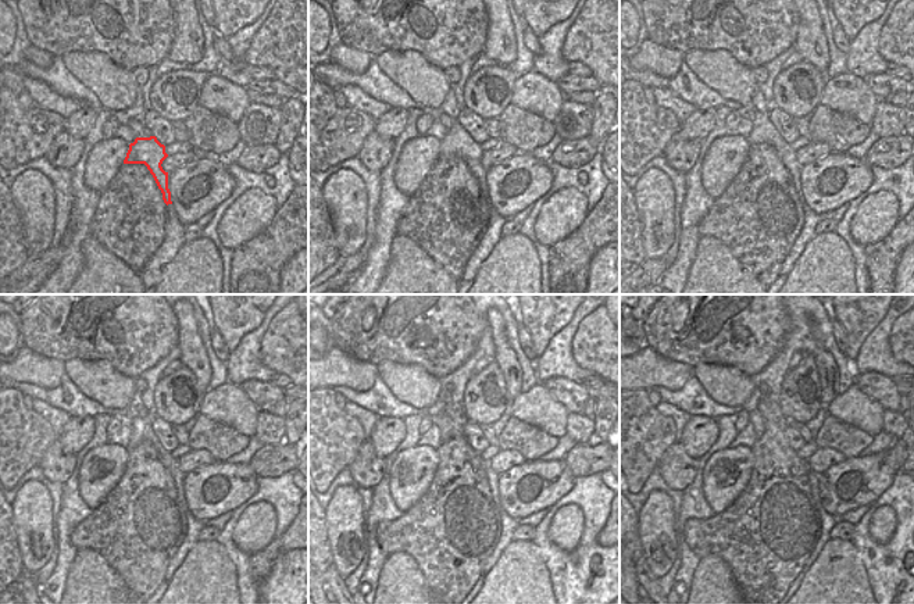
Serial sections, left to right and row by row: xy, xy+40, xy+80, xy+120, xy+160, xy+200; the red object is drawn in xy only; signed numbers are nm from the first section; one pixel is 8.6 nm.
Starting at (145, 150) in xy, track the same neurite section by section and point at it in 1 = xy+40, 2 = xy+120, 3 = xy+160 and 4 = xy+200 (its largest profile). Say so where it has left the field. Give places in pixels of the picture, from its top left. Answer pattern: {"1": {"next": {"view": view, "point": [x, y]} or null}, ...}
{"1": {"next": {"view": "xy+40", "point": [457, 140]}}, "2": {"next": {"view": "xy+120", "point": [140, 431]}}, "3": {"next": {"view": "xy+160", "point": [442, 421]}}, "4": {"next": {"view": "xy+200", "point": [743, 417]}}}

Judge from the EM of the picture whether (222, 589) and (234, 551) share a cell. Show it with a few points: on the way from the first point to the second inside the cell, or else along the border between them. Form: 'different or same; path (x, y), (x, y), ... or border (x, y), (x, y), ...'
different; border (217, 540), (224, 547), (236, 571), (238, 589)

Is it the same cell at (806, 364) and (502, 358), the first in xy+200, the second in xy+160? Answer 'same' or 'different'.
different

